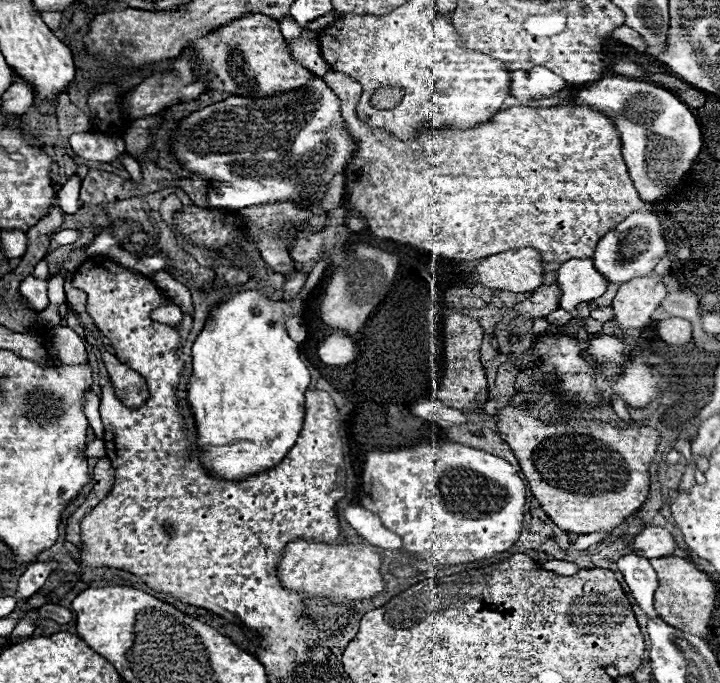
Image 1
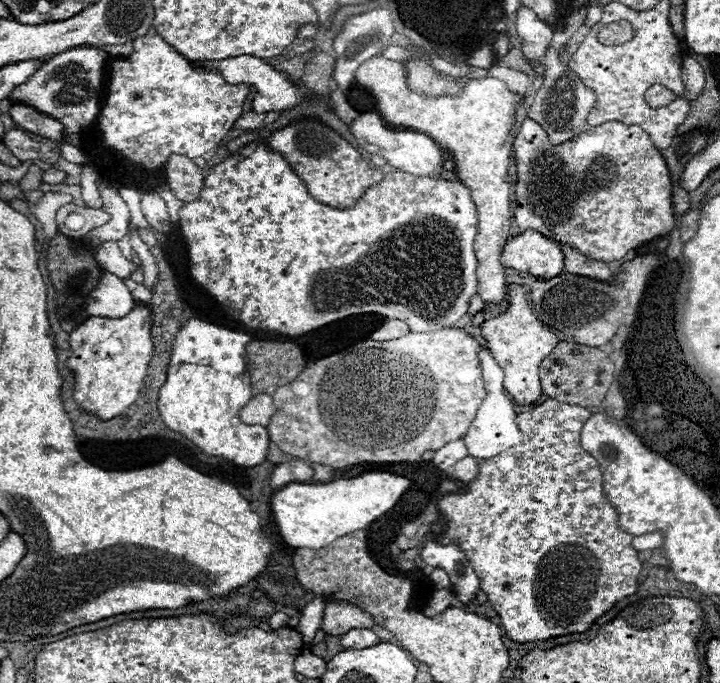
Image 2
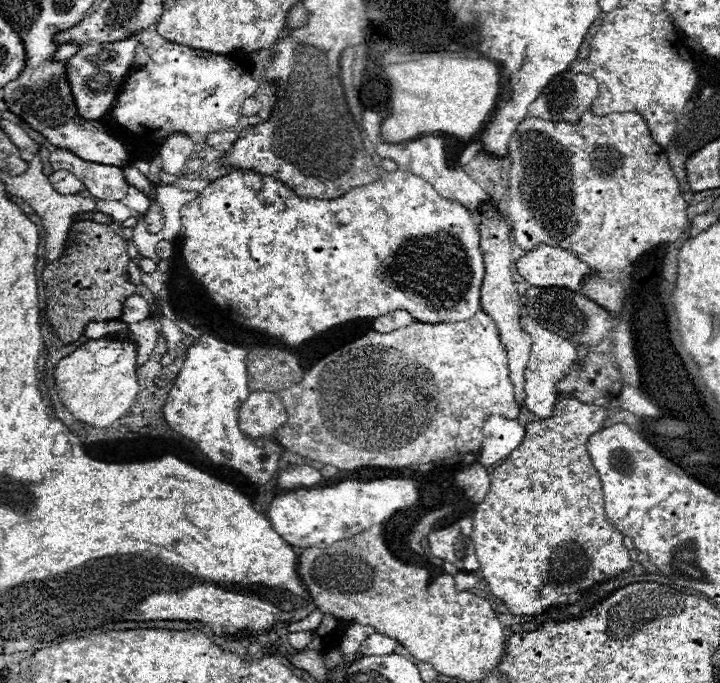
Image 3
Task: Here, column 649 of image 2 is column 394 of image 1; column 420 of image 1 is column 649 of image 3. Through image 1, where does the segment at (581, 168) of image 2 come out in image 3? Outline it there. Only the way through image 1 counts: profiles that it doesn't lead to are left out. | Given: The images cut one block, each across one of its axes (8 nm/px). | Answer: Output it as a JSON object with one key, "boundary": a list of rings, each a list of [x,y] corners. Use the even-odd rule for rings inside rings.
{"boundary":[[[586,110],[576,124],[528,116],[512,136],[508,156],[512,164],[506,214],[512,222],[514,242],[526,252],[536,244],[560,246],[572,250],[576,258],[588,262],[600,274],[618,274],[648,248],[676,242],[688,230],[688,204],[680,196],[678,180],[670,170],[666,152],[650,138],[644,118],[636,112],[594,116]]]}

